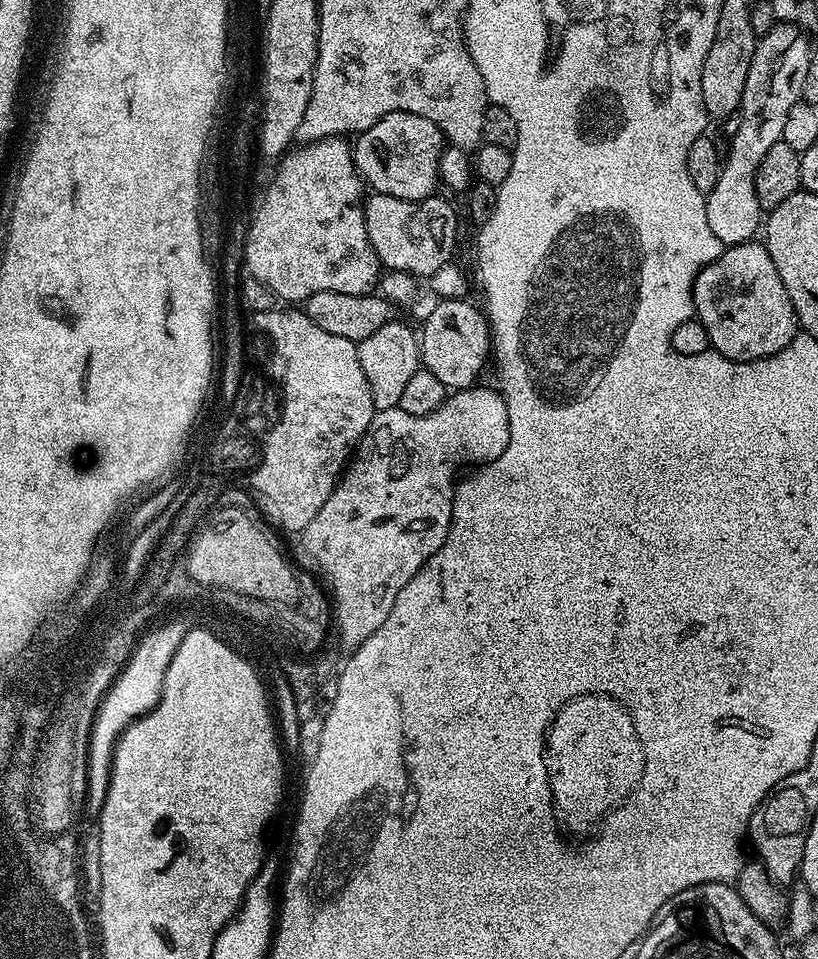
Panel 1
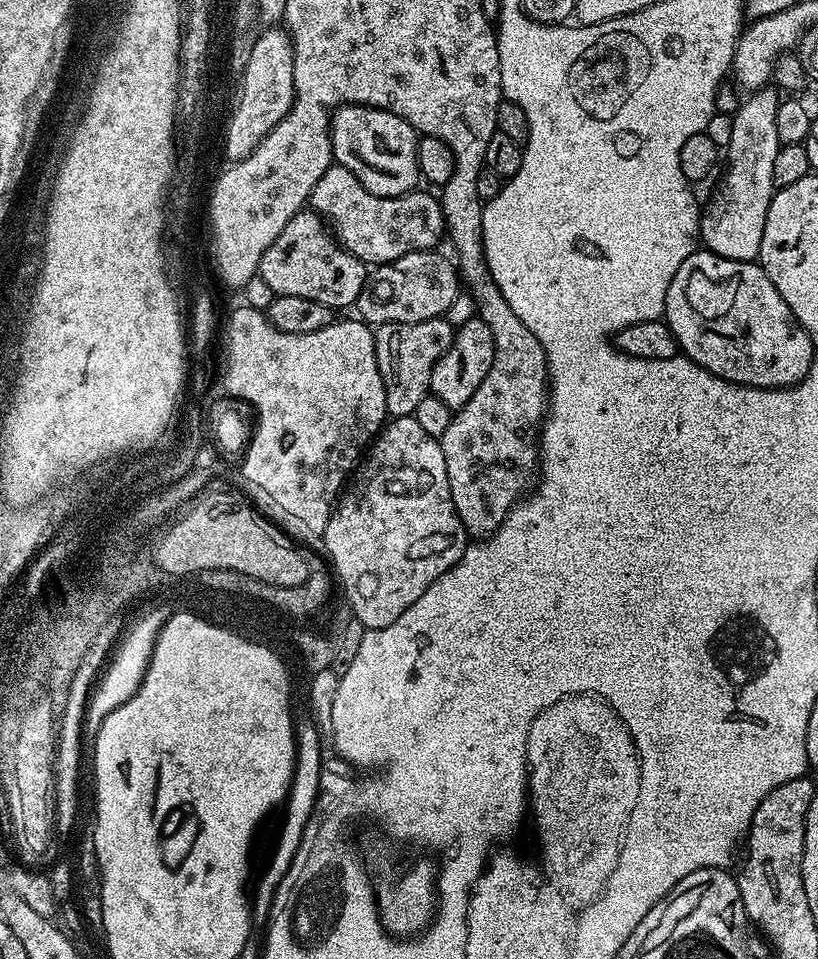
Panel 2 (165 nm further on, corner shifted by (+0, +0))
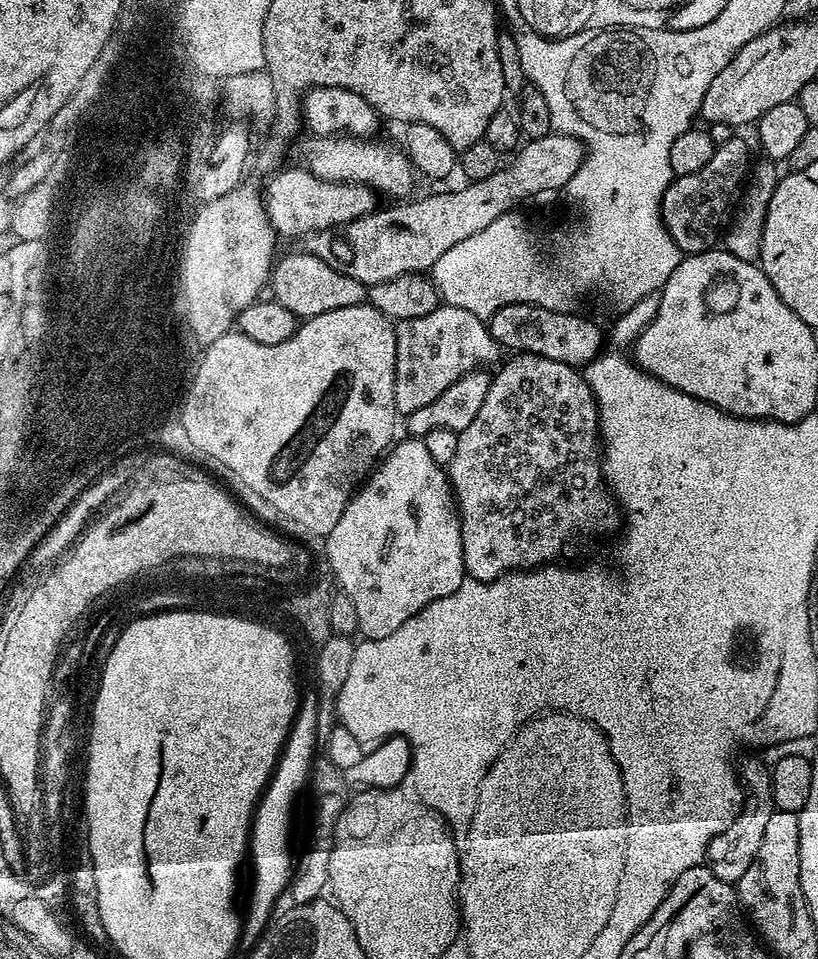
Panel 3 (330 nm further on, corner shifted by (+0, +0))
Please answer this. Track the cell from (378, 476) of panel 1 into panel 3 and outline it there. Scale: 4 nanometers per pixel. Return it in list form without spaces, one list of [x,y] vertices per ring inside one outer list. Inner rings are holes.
[[[407,439],[401,444],[396,442],[391,445],[390,451],[377,463],[371,475],[353,492],[346,510],[342,510],[342,518],[338,518],[334,530],[330,530],[330,534],[326,538],[329,562],[333,568],[333,574],[336,576],[339,591],[348,595],[350,601],[354,602],[354,611],[358,614],[358,632],[365,640],[377,640],[386,638],[386,634],[394,634],[394,630],[398,630],[398,626],[402,626],[402,622],[406,622],[406,618],[414,618],[414,614],[418,614],[418,610],[422,610],[430,602],[434,602],[438,598],[446,598],[446,594],[454,594],[454,590],[458,590],[458,586],[462,586],[462,582],[466,579],[464,555],[462,554],[462,534],[460,533],[460,514],[450,477],[441,464],[434,462],[434,458],[430,458],[423,439]]]

